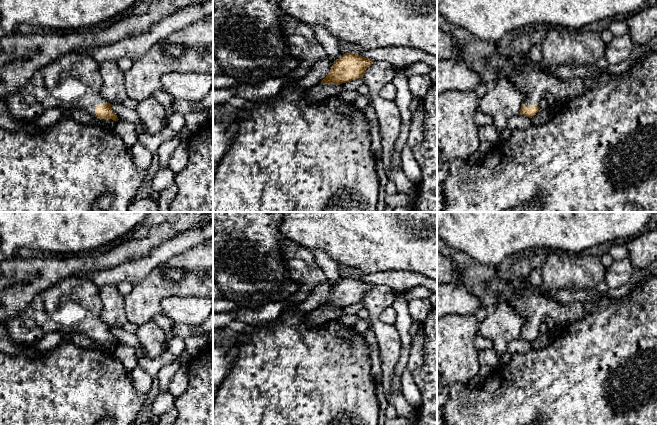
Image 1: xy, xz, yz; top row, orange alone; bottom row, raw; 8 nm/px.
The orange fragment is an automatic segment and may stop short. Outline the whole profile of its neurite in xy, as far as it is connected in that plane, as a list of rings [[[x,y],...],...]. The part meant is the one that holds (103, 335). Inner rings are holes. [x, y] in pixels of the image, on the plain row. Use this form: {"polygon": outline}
{"polygon": [[[70,276],[35,295],[31,303],[2,324],[10,339],[31,345],[50,332],[82,333],[100,343],[118,345],[101,320],[99,288],[86,278]]]}

